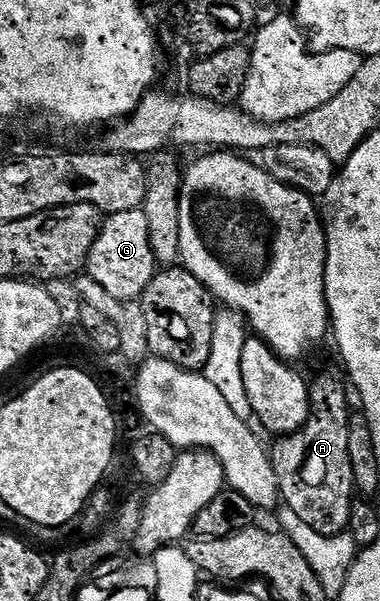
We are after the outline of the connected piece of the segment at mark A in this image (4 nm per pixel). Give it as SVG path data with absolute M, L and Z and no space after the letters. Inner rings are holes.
M320 374L310 386L312 410L306 424L298 432L285 434L275 439L276 447L271 447L270 457L280 488L280 498L285 507L292 509L298 519L318 534L331 537L347 531L352 503L355 497L353 469L350 463L350 428L352 412L348 410L348 394L344 386L332 374Z

